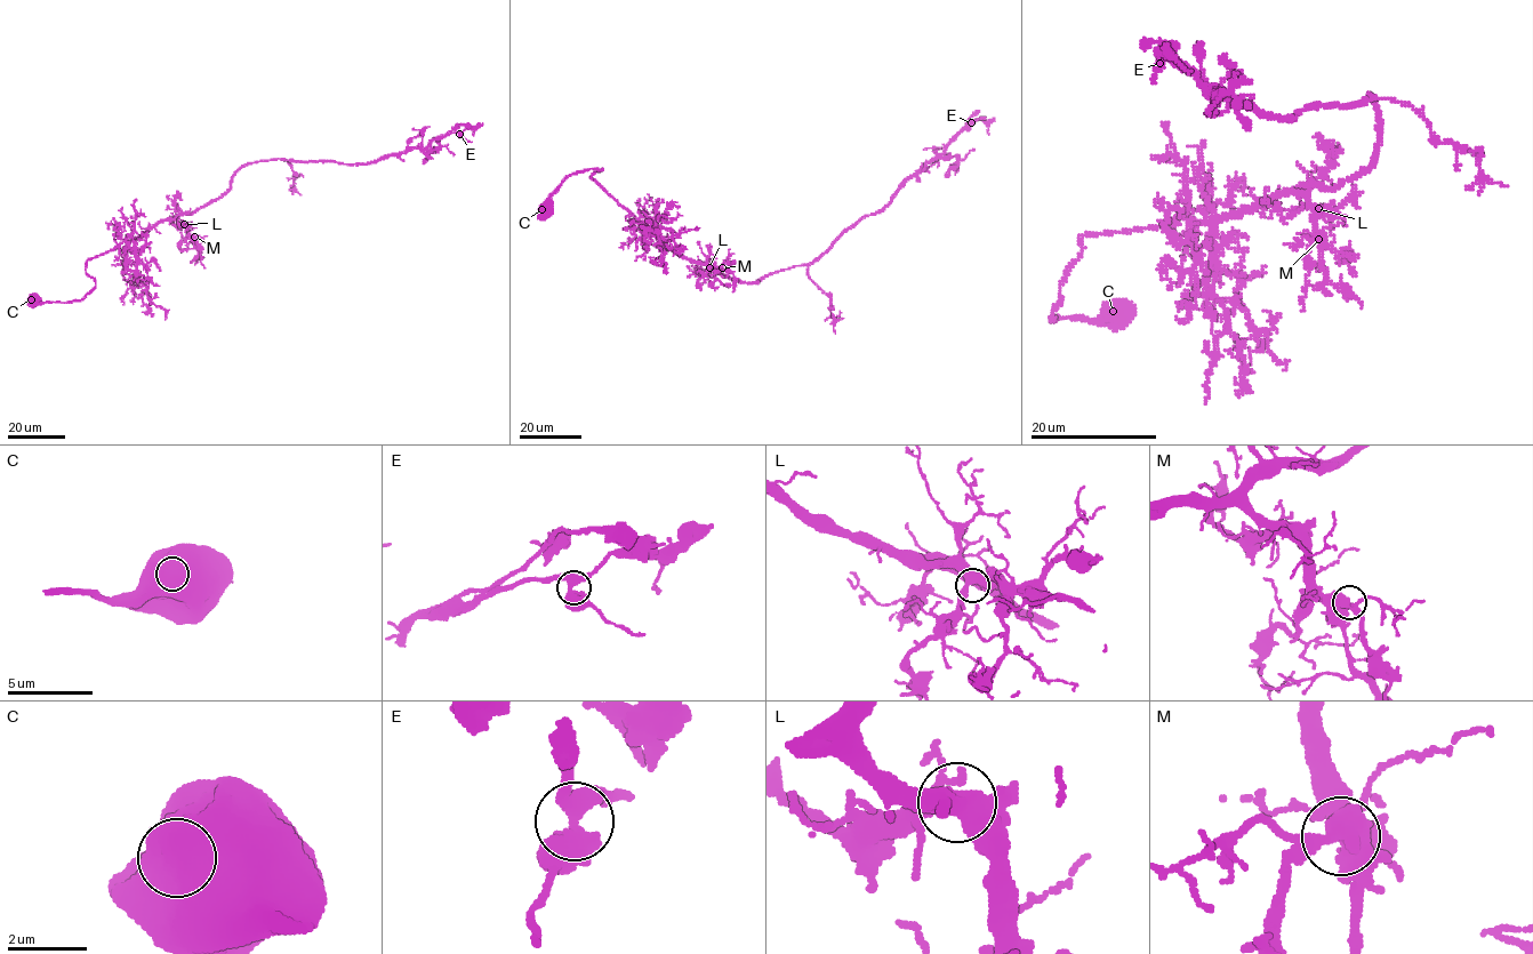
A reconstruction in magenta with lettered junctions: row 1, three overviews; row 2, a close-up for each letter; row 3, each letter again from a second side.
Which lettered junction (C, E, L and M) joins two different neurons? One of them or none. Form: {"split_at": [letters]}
{"split_at": []}

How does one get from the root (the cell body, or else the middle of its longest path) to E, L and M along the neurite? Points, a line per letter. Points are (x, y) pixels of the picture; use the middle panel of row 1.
E: (545, 210), (567, 177), (602, 167), (590, 177), (666, 245), (756, 282), (816, 261), (971, 122)
L: (545, 210), (547, 197), (567, 177), (602, 167), (590, 177), (648, 231), (679, 254), (709, 267)
M: (545, 210), (547, 197), (567, 177), (602, 167), (590, 177), (648, 231), (685, 257), (722, 267)

